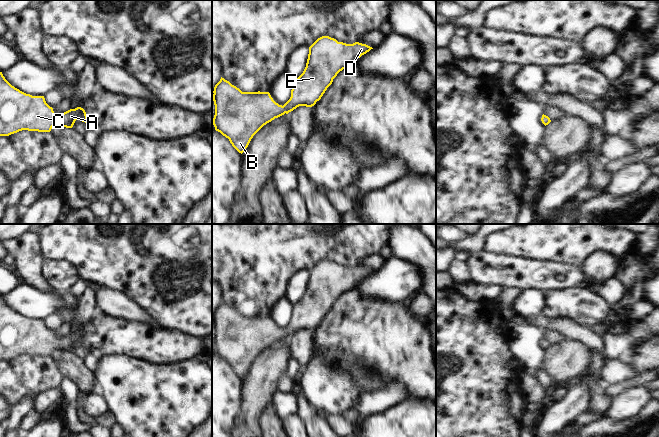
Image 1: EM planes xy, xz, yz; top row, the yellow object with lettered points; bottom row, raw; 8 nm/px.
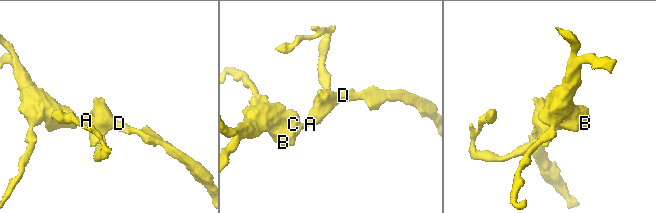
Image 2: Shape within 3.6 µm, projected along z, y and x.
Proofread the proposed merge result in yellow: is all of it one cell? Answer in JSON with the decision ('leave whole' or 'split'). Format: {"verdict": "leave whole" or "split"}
{"verdict": "leave whole"}

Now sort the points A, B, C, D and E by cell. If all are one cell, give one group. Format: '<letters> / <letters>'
A B C D E

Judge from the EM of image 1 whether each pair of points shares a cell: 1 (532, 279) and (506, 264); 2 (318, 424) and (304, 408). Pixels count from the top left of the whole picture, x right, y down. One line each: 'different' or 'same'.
1: same
2: same

